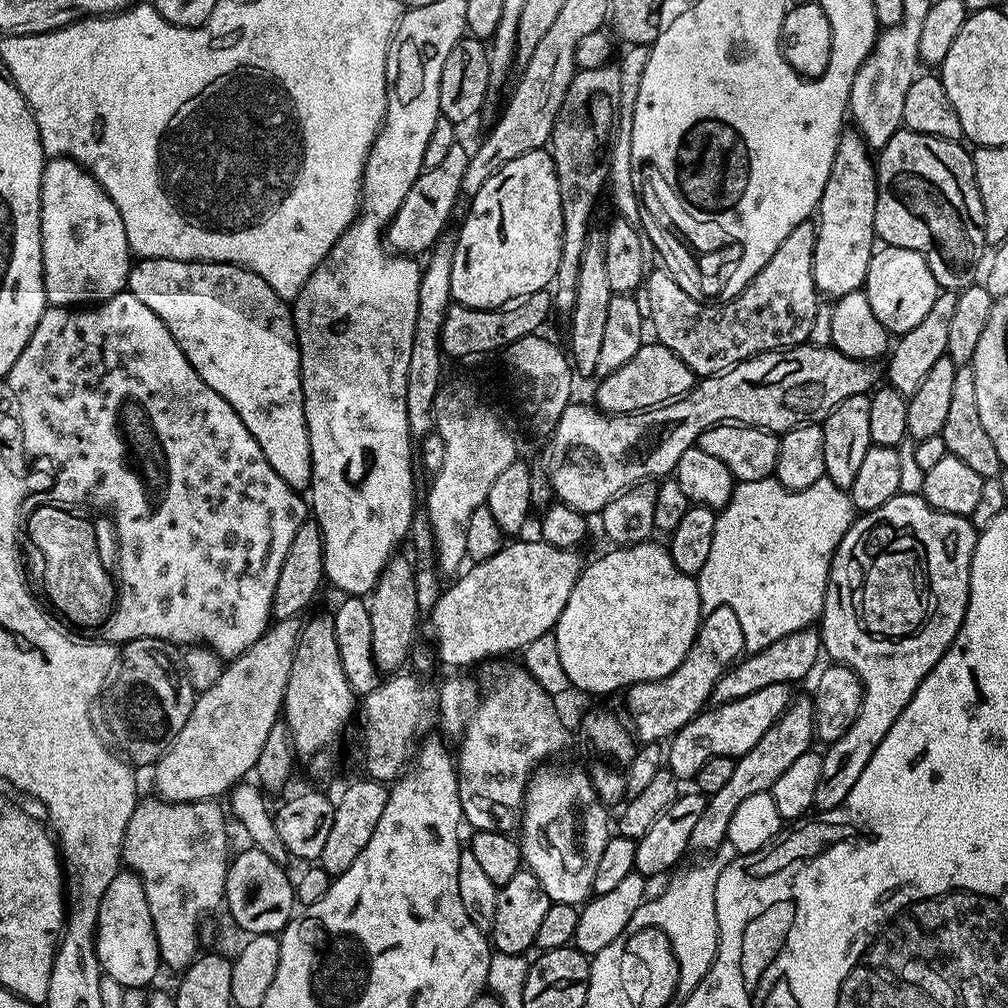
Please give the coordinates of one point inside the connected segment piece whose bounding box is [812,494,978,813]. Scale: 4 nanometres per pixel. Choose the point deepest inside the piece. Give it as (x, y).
(898, 585)

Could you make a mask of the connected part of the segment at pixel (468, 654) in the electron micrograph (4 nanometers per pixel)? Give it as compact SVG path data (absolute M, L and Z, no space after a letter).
M516 538L505 543L490 558L475 561L469 572L461 571L453 579L457 580L441 591L430 613L432 644L436 647L437 658L452 668L464 668L490 656L504 658L507 652L523 653L536 638L553 631L582 571L578 553L570 548L555 548L539 538L528 541Z

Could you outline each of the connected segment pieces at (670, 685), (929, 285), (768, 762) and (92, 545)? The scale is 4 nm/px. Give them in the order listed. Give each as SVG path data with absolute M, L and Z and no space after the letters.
M716 608L713 612L707 613L701 619L696 640L690 646L678 670L661 680L633 684L627 689L628 712L632 715L631 727L634 729L635 739L644 744L654 744L675 736L677 730L704 711L712 699L712 688L718 682L718 678L741 659L744 651L738 614L734 614L734 610L729 608Z
M880 246L873 251L862 290L874 309L878 322L882 322L890 334L914 330L914 326L918 326L918 322L930 314L930 306L934 306L938 295L938 285L934 274L930 274L926 258L914 250L898 246Z
M797 695L780 715L778 722L774 722L774 726L770 726L770 730L766 730L766 734L762 734L762 738L758 738L758 742L754 742L750 750L746 750L746 754L738 757L734 766L734 774L726 781L726 786L713 794L705 803L702 818L698 818L694 831L690 834L689 849L693 853L696 851L712 854L720 843L723 845L728 834L730 817L734 814L734 810L738 810L738 805L745 798L750 798L750 794L771 792L774 782L778 782L781 774L795 760L802 758L802 754L810 750L811 744L808 743L813 743L815 730L811 695Z
M49 504L34 509L26 518L26 536L38 548L44 558L44 588L53 606L72 623L84 628L97 629L101 627L115 609L117 597L116 584L112 575L106 572L104 562L98 548L98 538L93 524L70 512L65 507Z

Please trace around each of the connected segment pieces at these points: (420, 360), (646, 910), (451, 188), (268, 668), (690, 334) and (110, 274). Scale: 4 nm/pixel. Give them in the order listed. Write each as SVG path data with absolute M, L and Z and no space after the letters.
M440 242L427 253L428 265L423 265L418 286L418 318L414 326L414 342L410 350L410 370L404 372L406 382L406 418L413 437L419 438L434 428L434 402L442 383L445 357L440 346L440 331L448 309L453 303L450 290L451 243Z
M712 858L705 860L708 860L705 864L696 864L685 872L677 871L671 877L673 880L668 889L657 900L649 899L636 908L634 918L628 923L629 929L654 926L666 934L678 964L677 1001L685 1000L712 969L712 963L716 961L716 944L720 941L714 894L721 865L715 864Z
M452 144L450 154L442 158L439 166L425 168L414 182L414 186L410 186L406 198L402 198L398 214L394 214L386 229L386 244L393 253L416 258L419 257L419 252L427 253L443 237L440 235L443 234L444 227L456 208L456 202L462 198L462 174L466 174L470 155L469 149L464 149L462 144Z
M276 620L262 634L262 638L258 638L258 642L254 642L254 646L250 646L250 650L246 650L241 656L233 656L227 661L222 670L222 678L215 682L214 686L201 691L196 697L194 706L190 710L190 718L186 718L186 726L182 726L182 730L178 730L178 738L174 738L174 742L168 747L167 752L163 752L159 760L154 765L156 771L156 792L155 795L161 800L168 800L172 804L178 802L194 802L195 800L216 800L220 795L231 793L237 784L245 779L244 776L253 771L258 762L258 754L262 750L266 738L270 734L270 726L274 726L282 716L284 706L284 695L286 694L286 682L290 682L290 666L294 666L294 650L298 646L298 638L300 637L301 625L296 620Z
M811 219L803 220L774 250L770 262L750 283L744 287L734 299L727 302L705 302L696 300L676 281L675 275L663 266L656 266L647 273L642 285L642 292L648 295L646 300L646 316L650 321L650 328L656 331L655 339L662 346L666 346L697 377L719 376L728 371L743 360L752 356L761 356L763 352L778 352L781 348L795 348L803 344L812 335L814 326L814 314L818 307L818 293L814 274L812 273L812 259L814 258L814 246L816 245L816 224Z
M52 158L45 163L40 187L40 241L44 298L49 305L67 309L95 306L127 289L130 253L122 214L104 187L74 160Z

